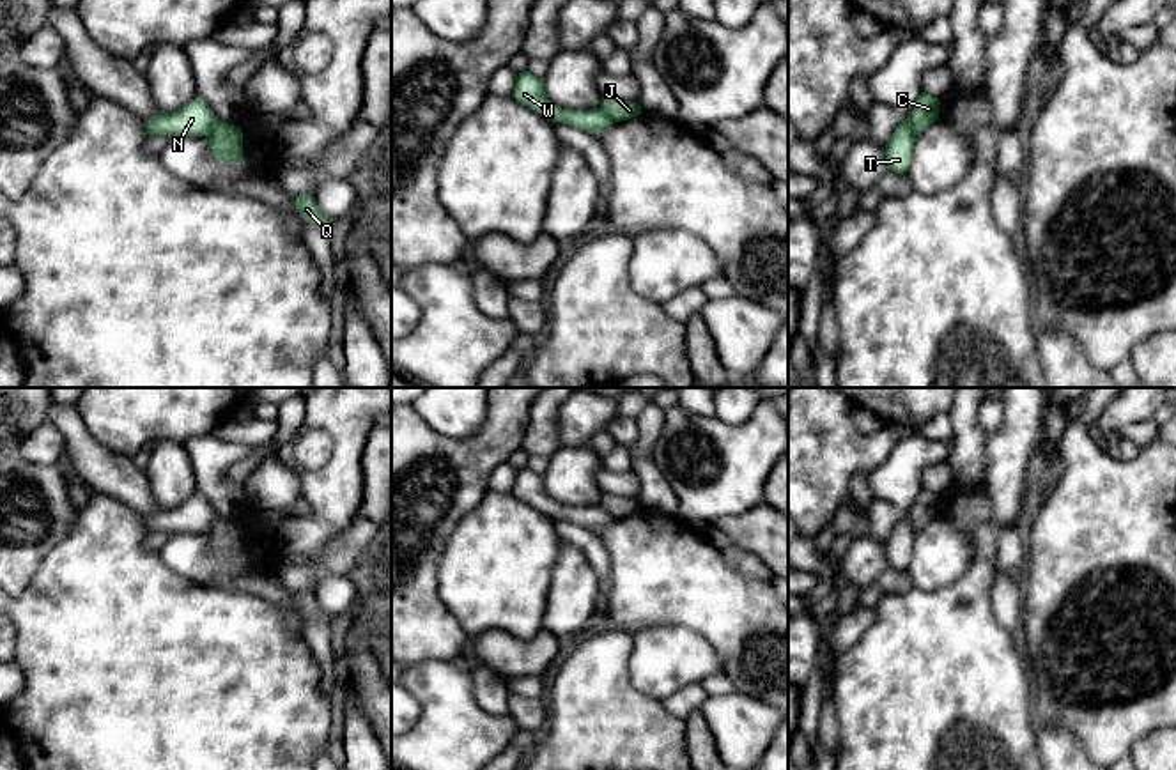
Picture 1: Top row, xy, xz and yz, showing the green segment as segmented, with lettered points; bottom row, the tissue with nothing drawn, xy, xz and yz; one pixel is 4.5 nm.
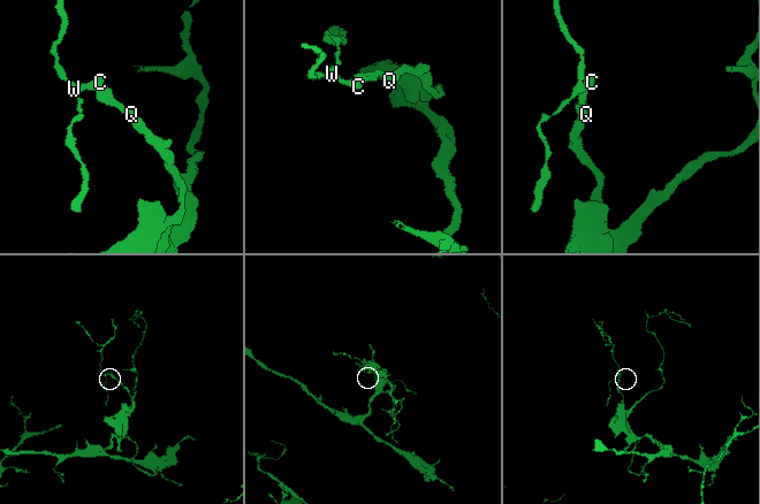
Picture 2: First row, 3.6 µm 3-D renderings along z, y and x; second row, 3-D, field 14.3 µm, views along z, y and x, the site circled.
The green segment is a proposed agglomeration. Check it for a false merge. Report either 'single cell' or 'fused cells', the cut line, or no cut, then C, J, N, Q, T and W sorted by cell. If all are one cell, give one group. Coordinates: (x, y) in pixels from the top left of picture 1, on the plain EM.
fused cells; cut in xy along (218, 517), (206, 533); C N W / J Q T

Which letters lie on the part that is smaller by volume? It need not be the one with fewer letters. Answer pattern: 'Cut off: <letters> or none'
Cut off: C, N, W

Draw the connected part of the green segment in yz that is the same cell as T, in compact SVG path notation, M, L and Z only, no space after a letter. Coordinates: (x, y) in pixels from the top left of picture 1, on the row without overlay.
M907 517L894 526L889 540L886 542L887 566L901 572L907 570L914 551L916 533L917 531Z

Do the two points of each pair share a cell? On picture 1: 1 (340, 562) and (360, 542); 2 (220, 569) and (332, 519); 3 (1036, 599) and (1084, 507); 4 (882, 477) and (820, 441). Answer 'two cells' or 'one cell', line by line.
1: one cell
2: two cells
3: one cell
4: two cells

